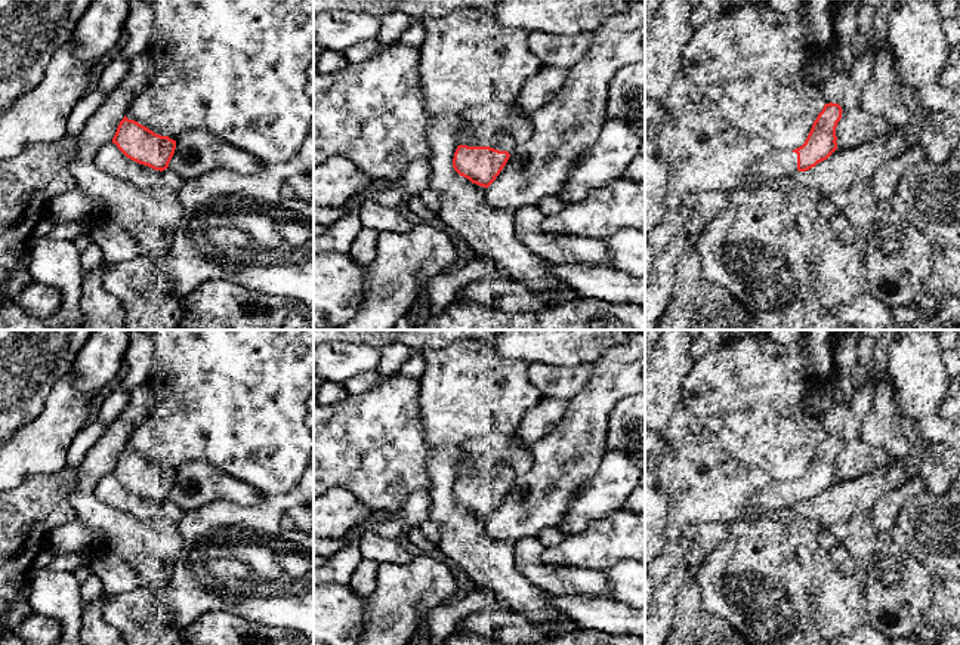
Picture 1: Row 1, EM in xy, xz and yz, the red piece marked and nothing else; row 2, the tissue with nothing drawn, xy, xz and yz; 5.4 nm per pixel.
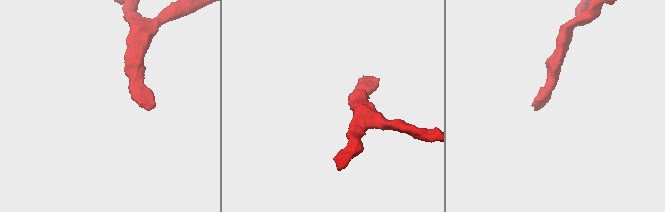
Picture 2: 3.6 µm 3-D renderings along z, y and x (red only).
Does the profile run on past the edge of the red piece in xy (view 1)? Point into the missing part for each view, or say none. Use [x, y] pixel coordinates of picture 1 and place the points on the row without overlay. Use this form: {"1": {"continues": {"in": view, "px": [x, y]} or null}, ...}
{"1": {"continues": null}}

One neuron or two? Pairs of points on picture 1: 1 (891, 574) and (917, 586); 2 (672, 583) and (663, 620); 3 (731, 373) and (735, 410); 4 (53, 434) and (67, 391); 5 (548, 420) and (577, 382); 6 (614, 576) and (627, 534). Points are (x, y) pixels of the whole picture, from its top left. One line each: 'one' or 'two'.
1: one
2: one
3: one
4: one
5: two
6: two

